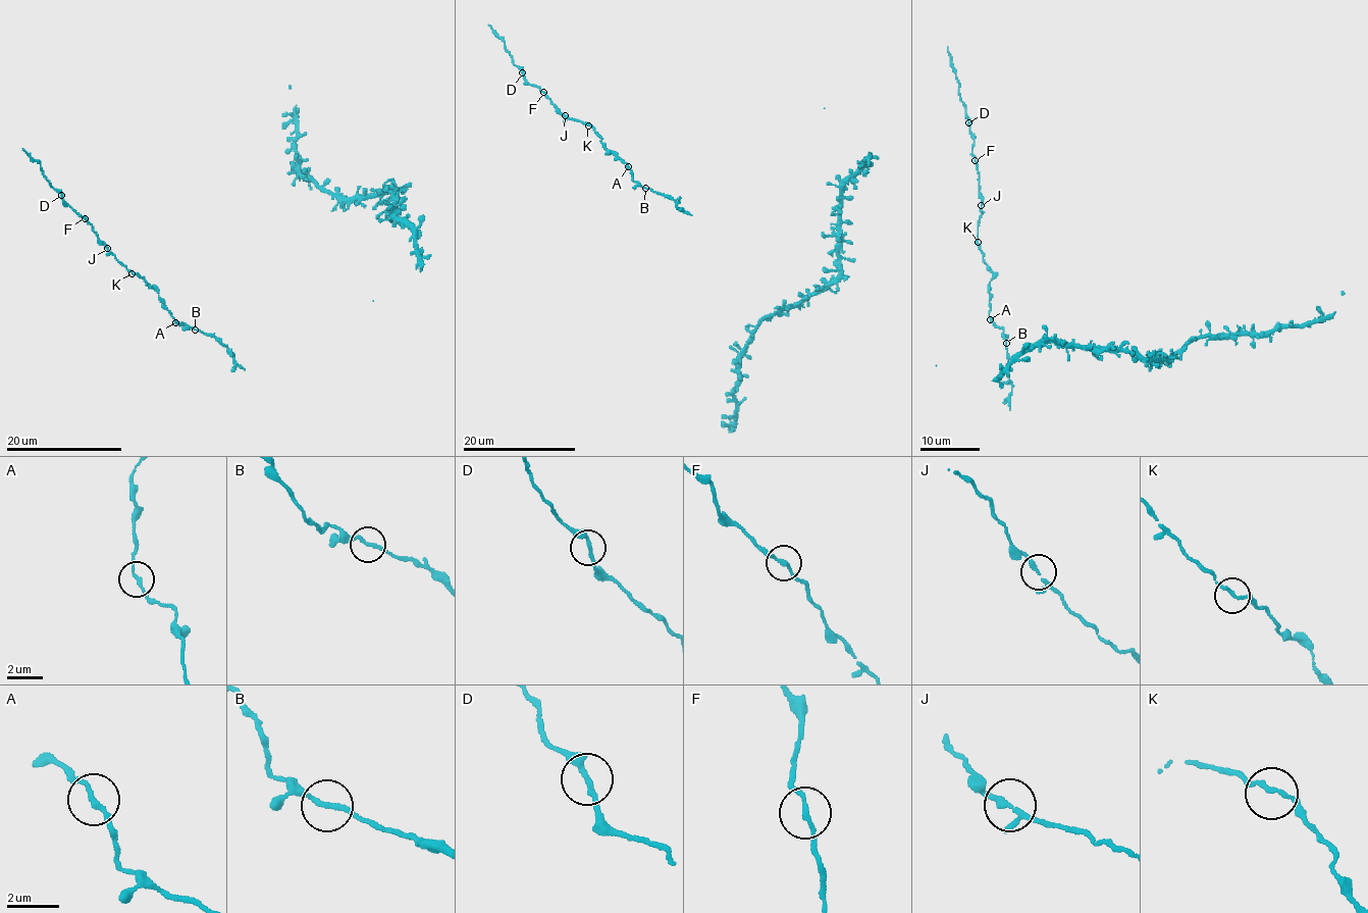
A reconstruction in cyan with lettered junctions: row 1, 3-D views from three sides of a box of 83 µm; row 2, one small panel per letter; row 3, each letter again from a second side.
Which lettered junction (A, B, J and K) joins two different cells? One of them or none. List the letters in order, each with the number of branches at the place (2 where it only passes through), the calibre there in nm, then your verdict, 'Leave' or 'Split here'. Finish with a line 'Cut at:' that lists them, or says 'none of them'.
A: Branches: 2. Thickness 180 nm. Leave
B: Branches: 2. Thickness 170 nm. Leave
J: Branches: 3. Thickness 170 nm. Leave
K: Branches: 2. Thickness 160 nm. Leave
Cut at: none of them

